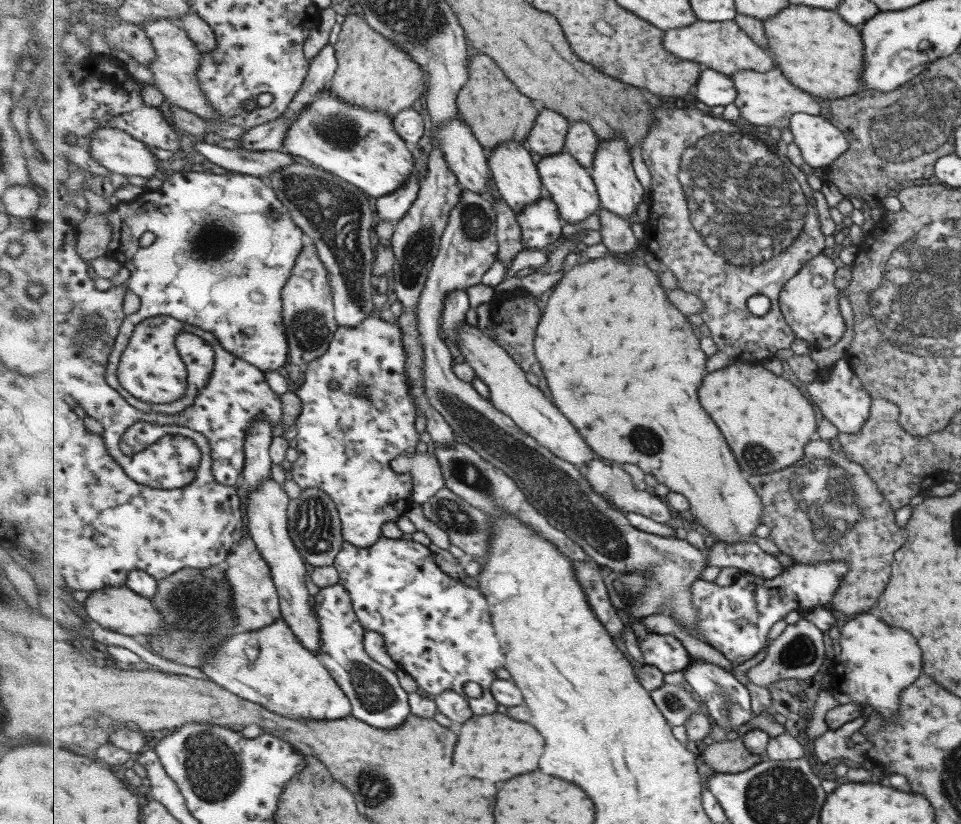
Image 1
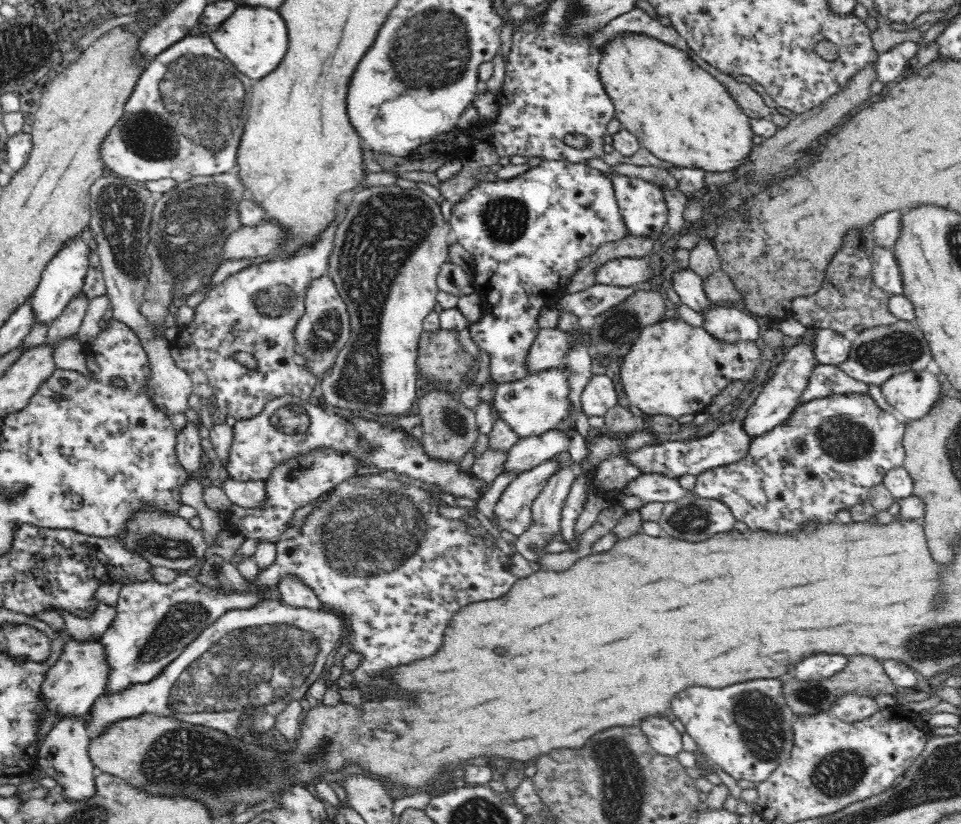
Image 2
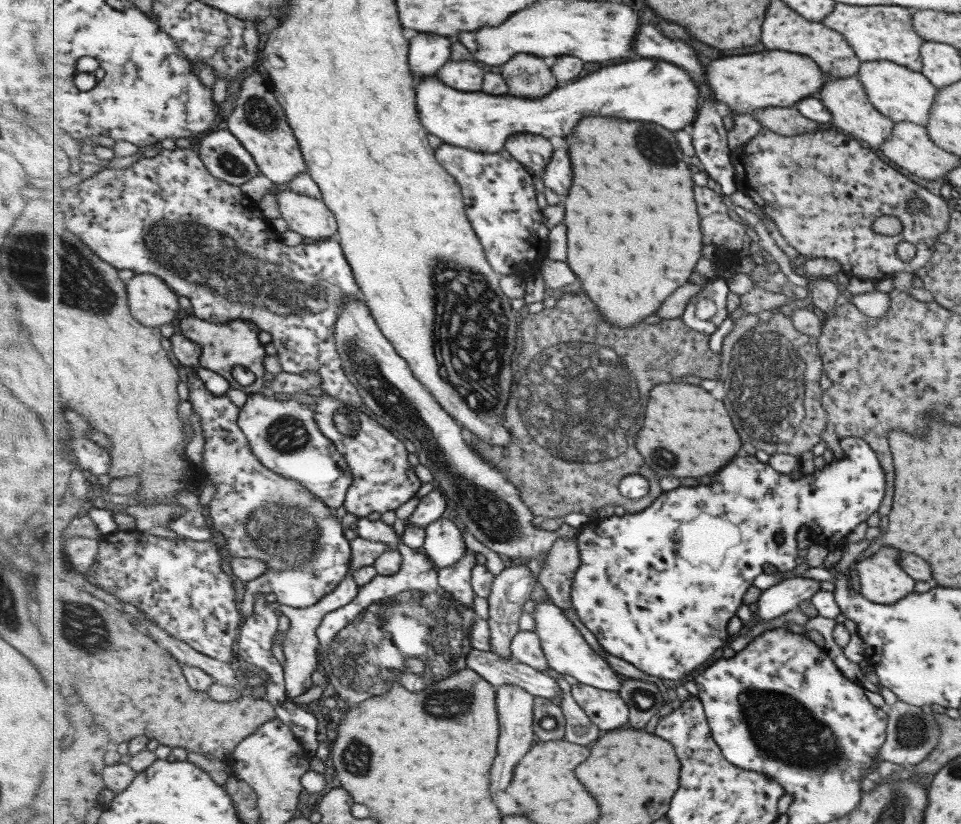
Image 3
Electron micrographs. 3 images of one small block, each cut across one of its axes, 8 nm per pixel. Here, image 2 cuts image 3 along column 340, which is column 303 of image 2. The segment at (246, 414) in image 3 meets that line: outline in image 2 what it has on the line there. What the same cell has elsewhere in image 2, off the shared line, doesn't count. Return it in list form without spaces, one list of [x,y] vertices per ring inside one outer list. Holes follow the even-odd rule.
[[[341,416],[351,428],[359,434],[359,440],[366,446],[363,454],[354,454],[350,451],[339,451],[337,447],[326,445],[314,447],[309,451],[299,452],[292,458],[283,459],[270,470],[270,478],[266,478],[266,498],[262,506],[240,506],[233,503],[224,511],[216,512],[216,518],[220,521],[220,528],[226,528],[226,533],[242,536],[256,542],[276,542],[278,536],[287,529],[286,523],[291,521],[298,508],[308,506],[312,500],[316,500],[322,494],[333,490],[338,482],[346,481],[346,478],[354,477],[360,470],[366,468],[380,468],[380,470],[407,474],[410,478],[416,478],[424,484],[432,484],[438,490],[442,490],[450,496],[458,496],[460,501],[476,503],[481,501],[489,493],[492,483],[487,483],[478,478],[473,472],[462,472],[461,462],[457,459],[431,458],[426,453],[423,442],[420,442],[414,434],[406,432],[404,428],[392,426],[390,422],[381,422],[379,417],[374,420],[362,418],[362,416]]]

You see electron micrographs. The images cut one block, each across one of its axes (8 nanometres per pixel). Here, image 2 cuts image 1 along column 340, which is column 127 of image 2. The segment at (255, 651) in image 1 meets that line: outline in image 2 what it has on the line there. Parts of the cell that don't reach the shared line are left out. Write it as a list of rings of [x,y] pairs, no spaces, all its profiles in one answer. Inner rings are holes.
[[[265,599],[248,610],[230,610],[204,628],[179,651],[179,655],[172,662],[166,663],[154,678],[146,682],[130,683],[125,689],[113,693],[106,690],[99,694],[89,708],[85,726],[94,738],[104,735],[116,722],[152,713],[241,737],[246,732],[246,726],[250,726],[250,731],[256,731],[256,724],[261,721],[266,721],[266,725],[273,723],[292,700],[303,700],[311,685],[324,674],[330,662],[329,654],[336,651],[344,634],[345,621],[325,608],[296,608],[284,605],[282,600]]]

